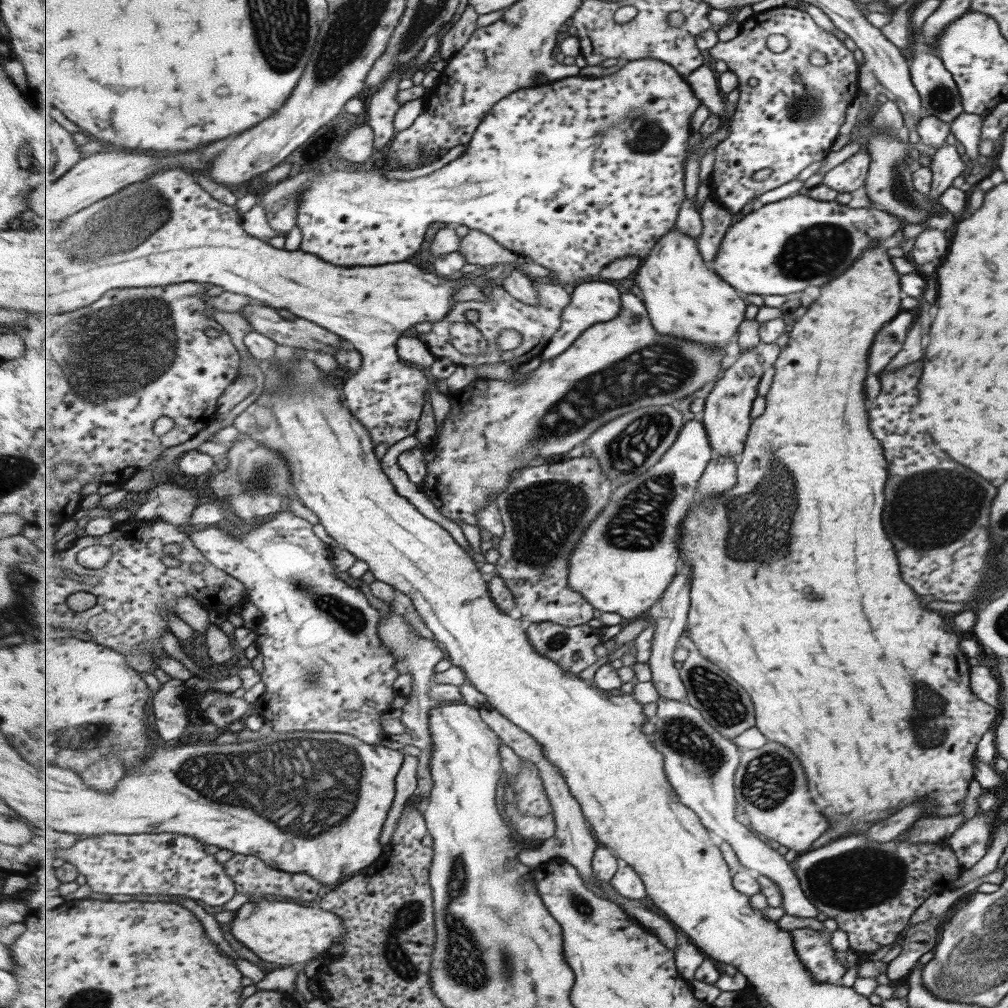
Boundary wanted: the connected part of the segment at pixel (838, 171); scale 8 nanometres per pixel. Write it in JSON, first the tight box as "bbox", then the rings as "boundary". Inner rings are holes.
{"bbox":[821,150,869,193],"boundary":[[[861,150],[837,166],[831,167],[822,177],[821,184],[838,193],[851,192],[864,184],[869,164],[868,153]]]}

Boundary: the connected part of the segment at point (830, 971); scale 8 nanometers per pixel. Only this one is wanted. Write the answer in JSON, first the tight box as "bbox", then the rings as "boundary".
{"bbox":[791,928,846,983],"boundary":[[[803,928],[793,930],[791,934],[804,967],[814,979],[819,983],[838,983],[846,970],[836,957],[839,952],[830,945],[830,932]]]}

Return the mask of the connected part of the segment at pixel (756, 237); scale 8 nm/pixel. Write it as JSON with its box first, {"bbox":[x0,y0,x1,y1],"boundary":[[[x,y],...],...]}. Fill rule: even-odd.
{"bbox":[713,194,900,296],"boundary":[[[793,194],[761,205],[737,222],[727,232],[713,270],[727,278],[727,282],[741,293],[787,296],[801,292],[807,286],[821,286],[831,278],[837,278],[837,274],[847,270],[849,264],[874,242],[895,234],[900,229],[899,222],[899,218],[873,206],[847,208],[847,205],[839,206],[834,200],[825,202]]]}

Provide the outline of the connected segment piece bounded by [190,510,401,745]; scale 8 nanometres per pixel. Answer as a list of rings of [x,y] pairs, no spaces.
[[[287,510],[253,526],[240,539],[212,526],[193,531],[190,537],[217,568],[245,583],[251,603],[262,610],[254,631],[258,634],[256,644],[264,663],[265,691],[254,702],[255,713],[277,732],[350,734],[363,742],[379,745],[388,736],[379,718],[393,710],[391,702],[398,696],[393,684],[401,674],[396,669],[392,650],[380,639],[379,610],[369,604],[361,590],[337,578],[336,566],[329,560],[329,545],[318,537],[314,525]]]

